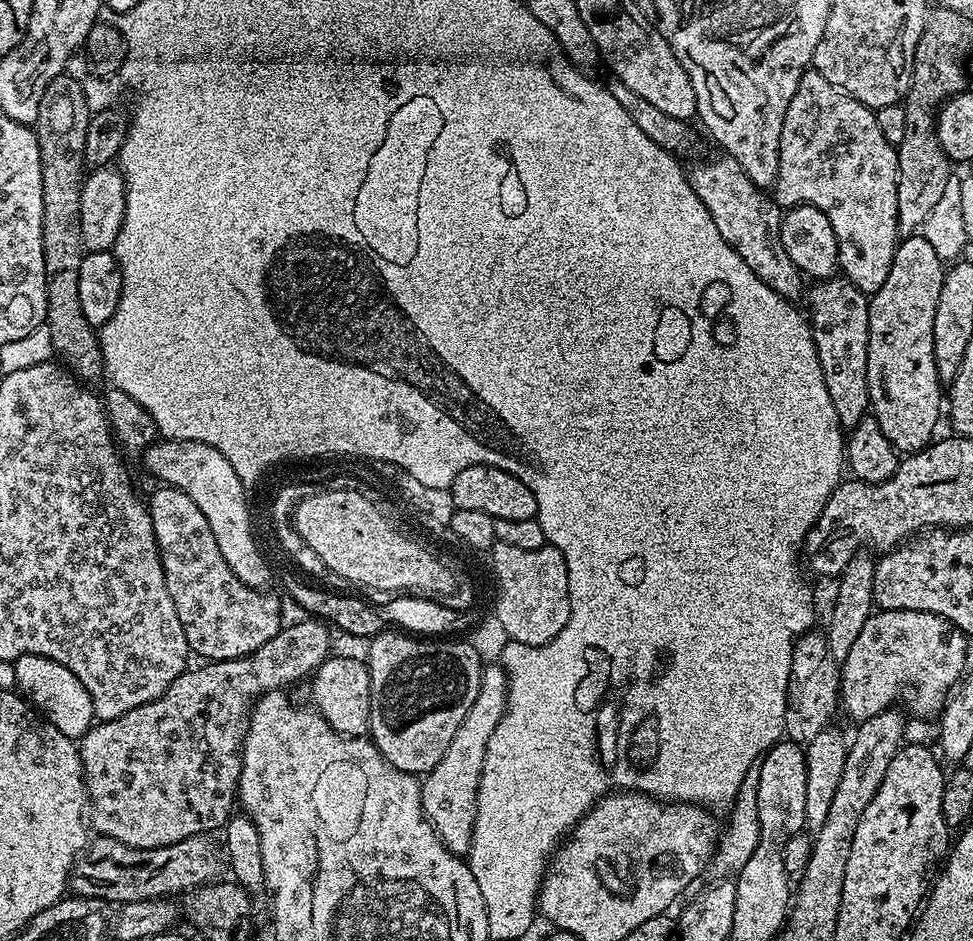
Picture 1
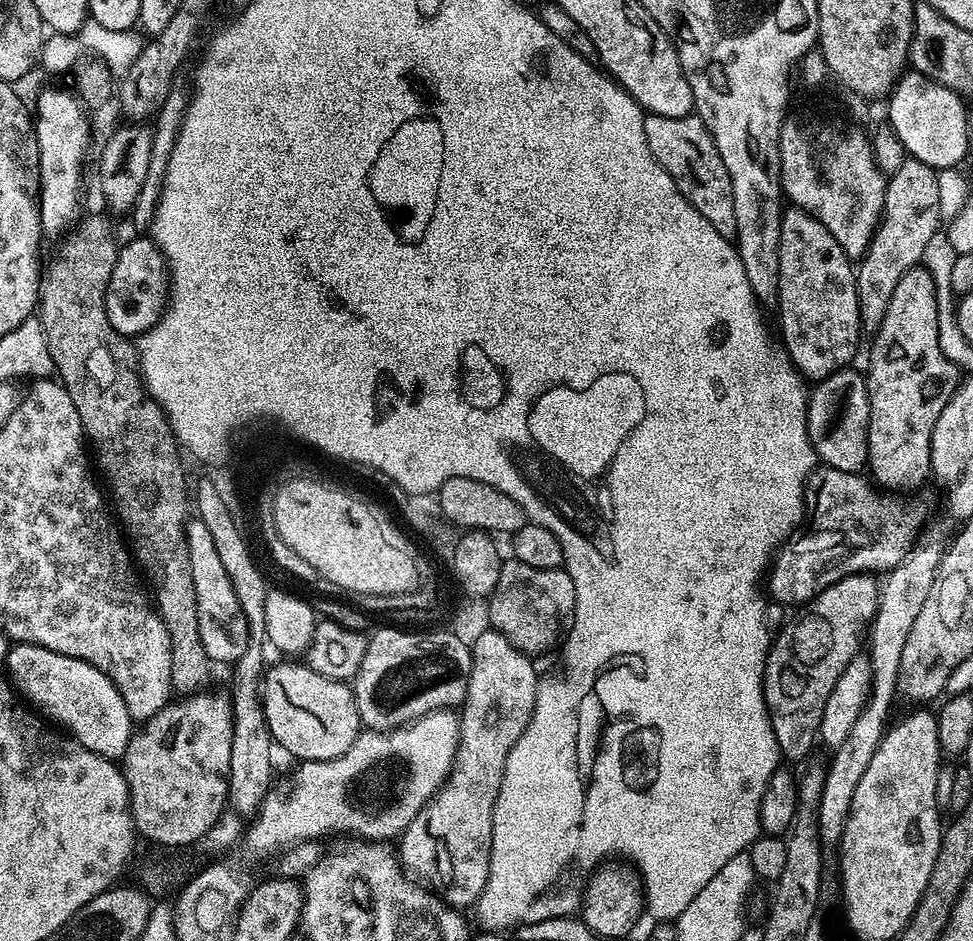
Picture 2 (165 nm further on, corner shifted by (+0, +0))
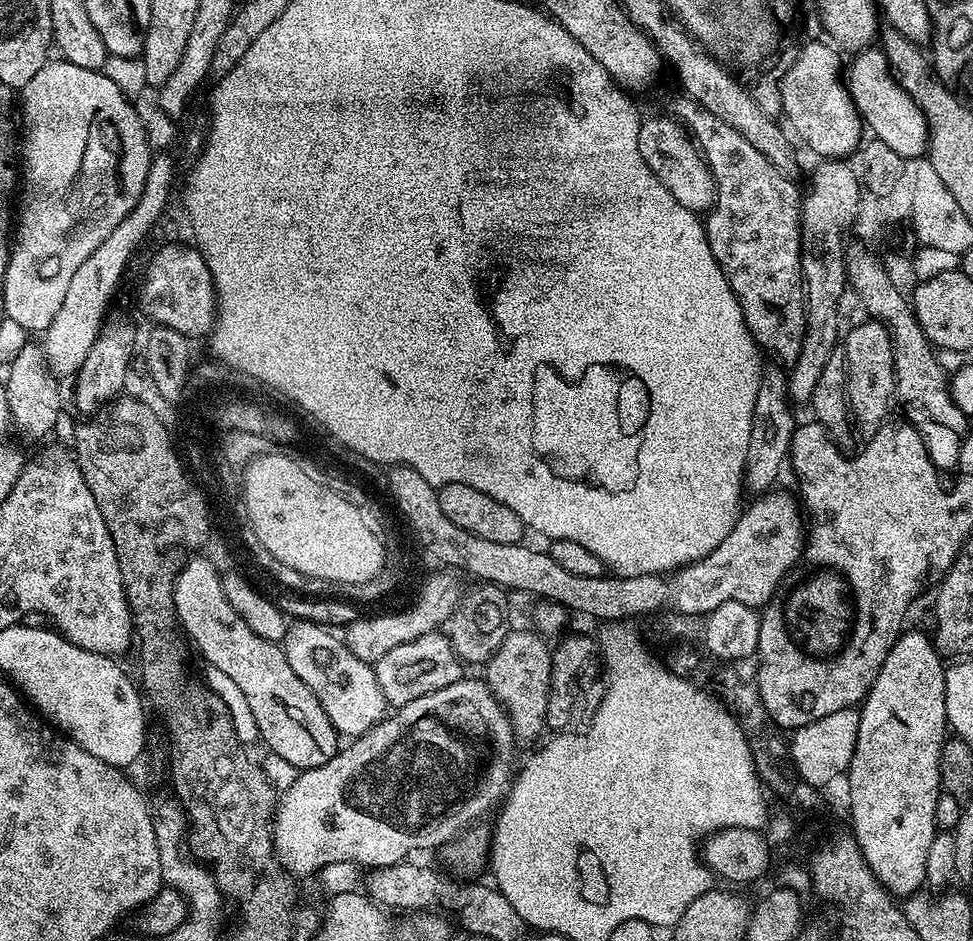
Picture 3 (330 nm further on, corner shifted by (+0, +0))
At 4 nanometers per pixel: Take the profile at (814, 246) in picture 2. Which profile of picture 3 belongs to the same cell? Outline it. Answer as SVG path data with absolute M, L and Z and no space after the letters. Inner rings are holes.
M683 94L677 96L670 109L671 115L688 129L716 183L716 201L703 221L710 250L742 306L744 321L757 345L765 353L773 352L781 365L791 366L796 363L804 338L804 289L800 275L801 189L796 189L785 173L766 162L766 157L754 150L734 126L726 126L722 118L714 118L714 114L702 108L698 101Z

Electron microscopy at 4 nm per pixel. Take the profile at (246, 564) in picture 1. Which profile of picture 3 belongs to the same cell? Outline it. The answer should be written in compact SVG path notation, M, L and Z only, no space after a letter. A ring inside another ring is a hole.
M298 620L289 623L282 647L286 662L290 662L290 670L310 686L322 710L326 710L326 718L330 718L341 737L361 736L384 719L390 705L378 686L375 667L362 662L362 658L354 658L335 631L309 620Z

